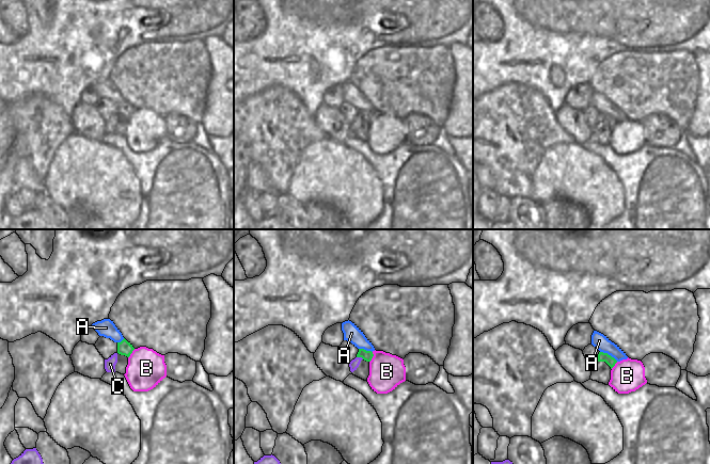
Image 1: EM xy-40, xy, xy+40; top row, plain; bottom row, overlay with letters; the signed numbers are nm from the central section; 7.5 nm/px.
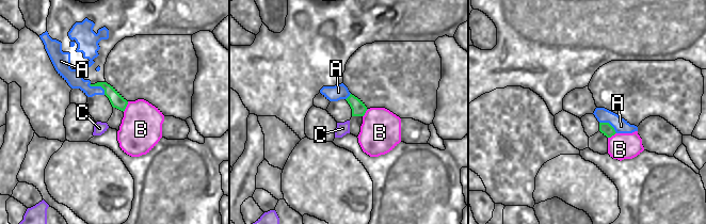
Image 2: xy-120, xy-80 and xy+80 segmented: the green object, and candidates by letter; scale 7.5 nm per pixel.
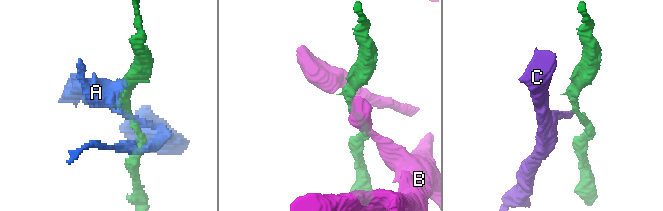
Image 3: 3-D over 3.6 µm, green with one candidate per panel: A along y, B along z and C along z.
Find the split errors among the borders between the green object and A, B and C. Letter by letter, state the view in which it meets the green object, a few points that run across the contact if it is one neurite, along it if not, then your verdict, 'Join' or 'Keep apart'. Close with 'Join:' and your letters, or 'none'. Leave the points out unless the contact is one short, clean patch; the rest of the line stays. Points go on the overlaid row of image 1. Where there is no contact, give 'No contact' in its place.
A: Touches green in xy+40. Keep apart
B: Touches green in xy. Keep apart
C: Touches green in xy. Line: xy (357, 356), (363, 358). Keep apart
Join: none.

